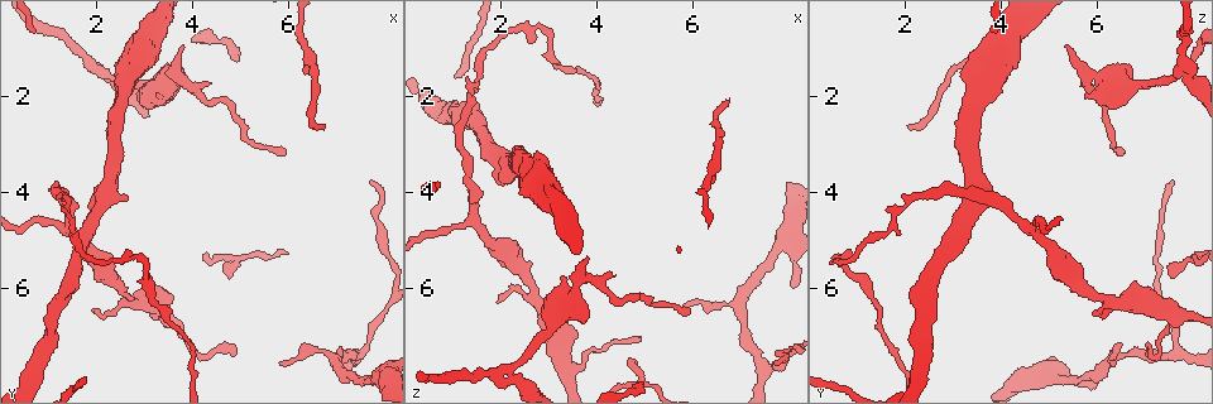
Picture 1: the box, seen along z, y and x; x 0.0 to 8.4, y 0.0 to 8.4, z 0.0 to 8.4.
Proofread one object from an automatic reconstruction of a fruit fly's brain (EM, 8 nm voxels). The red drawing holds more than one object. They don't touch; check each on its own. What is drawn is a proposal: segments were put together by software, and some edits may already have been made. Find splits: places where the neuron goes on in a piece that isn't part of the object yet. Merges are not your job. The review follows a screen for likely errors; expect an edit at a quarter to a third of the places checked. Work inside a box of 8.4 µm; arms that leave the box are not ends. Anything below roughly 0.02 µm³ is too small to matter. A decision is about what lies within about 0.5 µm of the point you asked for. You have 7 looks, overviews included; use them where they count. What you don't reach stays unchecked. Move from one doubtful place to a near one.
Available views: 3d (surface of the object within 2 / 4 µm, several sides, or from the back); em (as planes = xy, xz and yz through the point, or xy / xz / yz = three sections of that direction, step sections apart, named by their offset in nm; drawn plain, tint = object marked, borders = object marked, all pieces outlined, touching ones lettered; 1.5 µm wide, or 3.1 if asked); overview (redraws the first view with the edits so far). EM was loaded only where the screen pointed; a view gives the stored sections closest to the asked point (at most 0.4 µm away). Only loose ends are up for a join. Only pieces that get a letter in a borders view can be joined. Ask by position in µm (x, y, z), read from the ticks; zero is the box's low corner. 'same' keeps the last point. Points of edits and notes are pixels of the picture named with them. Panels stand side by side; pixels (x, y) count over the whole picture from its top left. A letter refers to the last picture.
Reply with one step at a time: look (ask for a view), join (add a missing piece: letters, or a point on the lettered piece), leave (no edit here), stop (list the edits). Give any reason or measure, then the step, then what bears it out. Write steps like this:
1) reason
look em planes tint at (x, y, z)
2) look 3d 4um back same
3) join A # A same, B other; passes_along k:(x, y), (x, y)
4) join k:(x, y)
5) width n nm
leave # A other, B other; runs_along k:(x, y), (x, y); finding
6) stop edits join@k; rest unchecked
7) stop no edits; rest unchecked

thin end
look 3d 4um at (6.75, 2.55, 2.10)

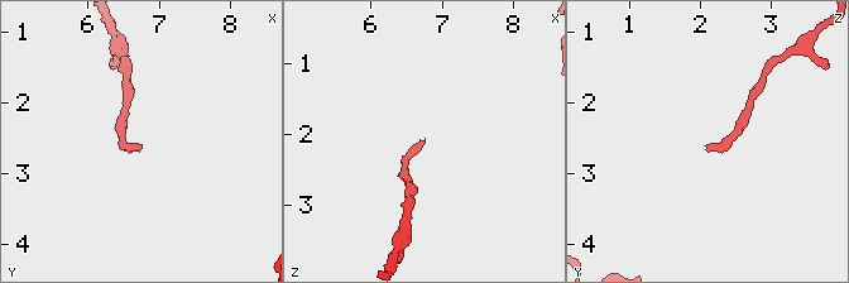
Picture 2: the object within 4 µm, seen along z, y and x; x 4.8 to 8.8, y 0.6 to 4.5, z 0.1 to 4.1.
need the tissue
look em xz step 4 plain at (6.70, 2.60, 2.10)

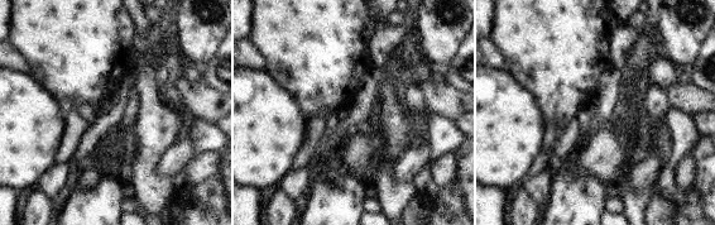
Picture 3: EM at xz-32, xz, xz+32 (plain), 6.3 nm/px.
look em xz step 4 borders same

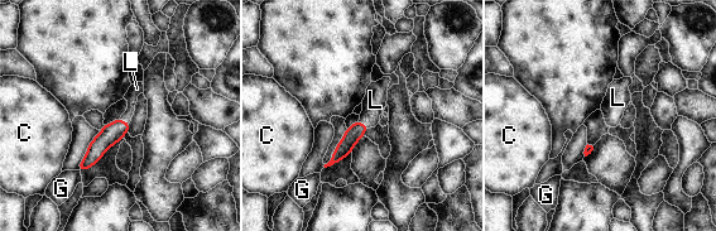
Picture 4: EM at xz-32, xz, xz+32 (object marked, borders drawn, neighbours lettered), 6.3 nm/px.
join L # C other, G other, L same; passes_along 4:(356, 131), (363, 124), (375, 100); the neuron continues

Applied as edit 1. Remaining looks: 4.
end of a long branch
look 3d 4um at (7.70, 3.75, 7.60)

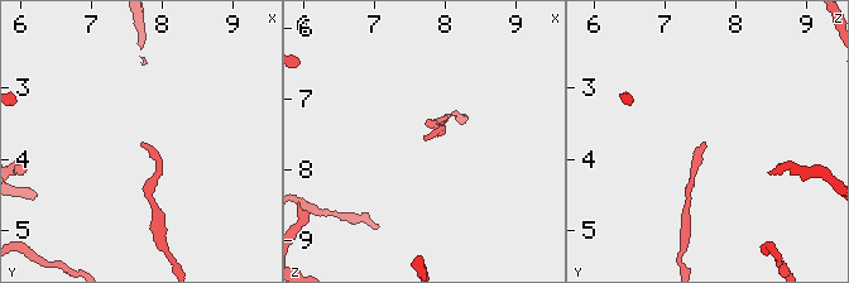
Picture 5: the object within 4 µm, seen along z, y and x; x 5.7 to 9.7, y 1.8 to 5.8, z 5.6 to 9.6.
look em planes borders at (7.75, 3.75, 7.55)

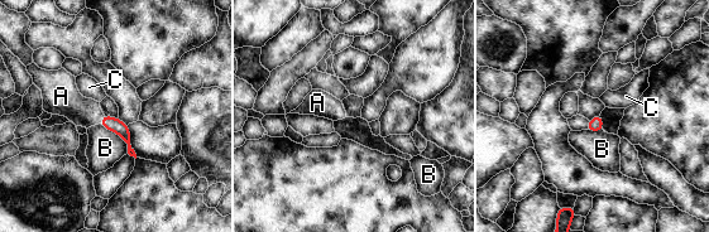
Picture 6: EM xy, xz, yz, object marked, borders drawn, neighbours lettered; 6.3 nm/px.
join A # A same, B other, C other; it goes on there

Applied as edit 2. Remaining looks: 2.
stop edits join@4, join@6; rest unchecked

